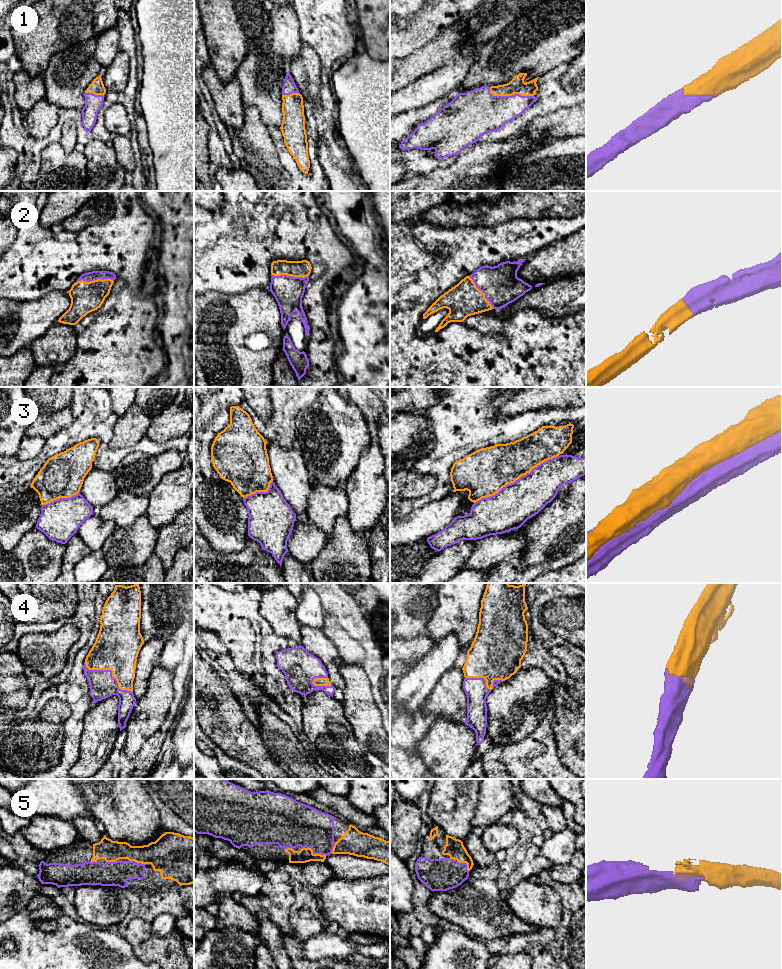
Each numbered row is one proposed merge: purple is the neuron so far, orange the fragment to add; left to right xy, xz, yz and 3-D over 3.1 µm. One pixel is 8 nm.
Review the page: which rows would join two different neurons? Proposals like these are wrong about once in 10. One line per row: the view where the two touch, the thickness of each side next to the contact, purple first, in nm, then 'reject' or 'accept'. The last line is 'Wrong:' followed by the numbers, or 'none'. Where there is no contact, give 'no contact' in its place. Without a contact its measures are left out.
1: contact in yz; calibres 320 and 130 nm; accept
2: contact in xy; calibres 80 and 240 nm; accept
3: contact in yz; calibres 320 and 360 nm; reject
4: contact in xy; calibres 200 and 360 nm; accept
5: contact in xz; calibres 340 and 110 nm; accept
Wrong: 3

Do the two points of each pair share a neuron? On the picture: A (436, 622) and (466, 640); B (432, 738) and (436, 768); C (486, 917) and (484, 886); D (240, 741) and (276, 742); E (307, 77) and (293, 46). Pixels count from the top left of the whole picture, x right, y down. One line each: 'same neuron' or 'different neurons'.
A: same neuron
B: same neuron
C: same neuron
D: different neurons
E: different neurons

